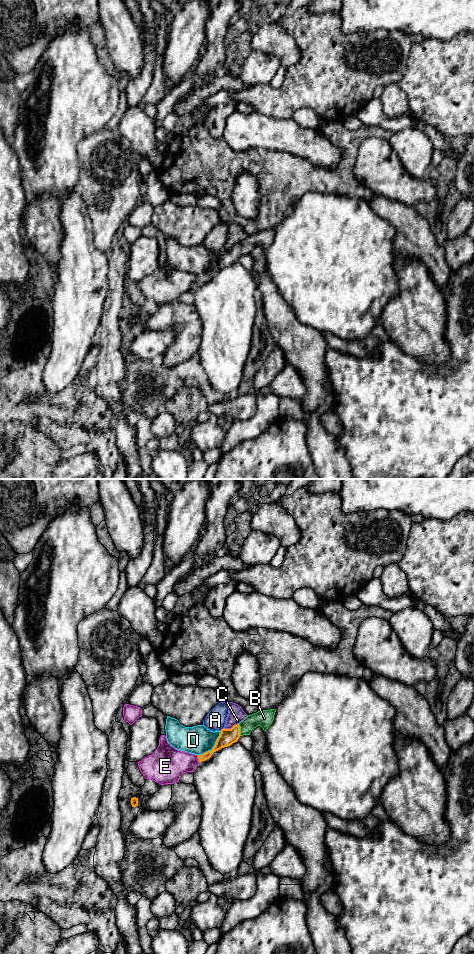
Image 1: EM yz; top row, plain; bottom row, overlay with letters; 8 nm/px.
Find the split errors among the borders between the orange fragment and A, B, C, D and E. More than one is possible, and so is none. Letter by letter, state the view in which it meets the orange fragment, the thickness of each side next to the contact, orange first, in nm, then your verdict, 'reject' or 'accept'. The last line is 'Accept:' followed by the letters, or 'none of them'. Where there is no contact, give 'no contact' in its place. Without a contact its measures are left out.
A: yz | 130/160 nm | reject
B: yz | 130/140 nm | accept
C: yz | 130/130 nm | reject
D: yz | 130/220 nm | reject
E: yz | 100/280 nm | reject
Accept: B

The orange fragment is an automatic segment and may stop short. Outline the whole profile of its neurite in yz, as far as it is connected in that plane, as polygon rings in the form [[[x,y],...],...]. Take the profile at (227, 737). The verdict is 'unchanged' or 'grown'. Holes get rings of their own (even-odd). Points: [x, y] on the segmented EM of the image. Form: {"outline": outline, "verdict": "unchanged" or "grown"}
{"outline": [[[275,709],[258,711],[252,715],[248,715],[231,729],[222,729],[213,749],[202,755],[198,755],[199,762],[201,763],[209,759],[214,752],[237,742],[241,736],[250,735],[250,732],[257,726],[261,726],[266,731],[274,720],[275,712]]], "verdict": "grown"}

